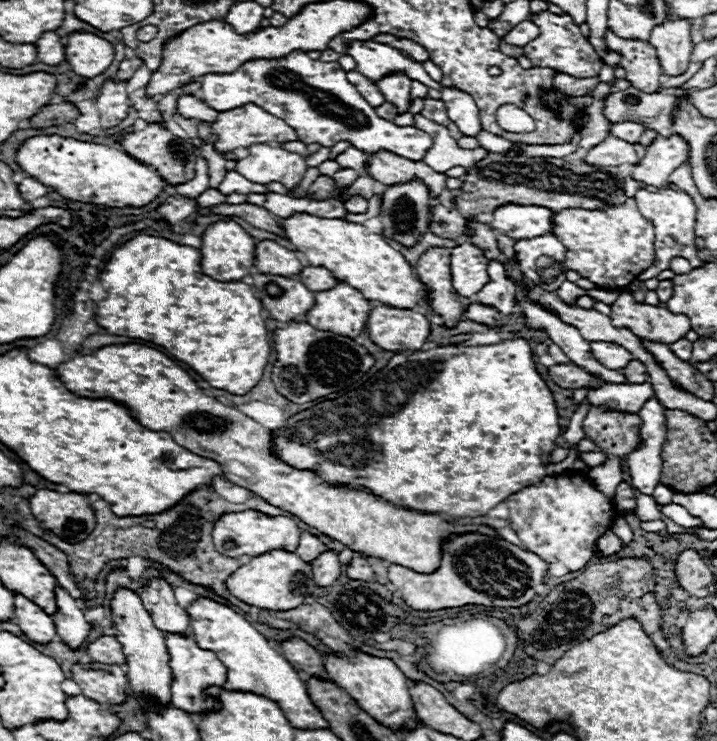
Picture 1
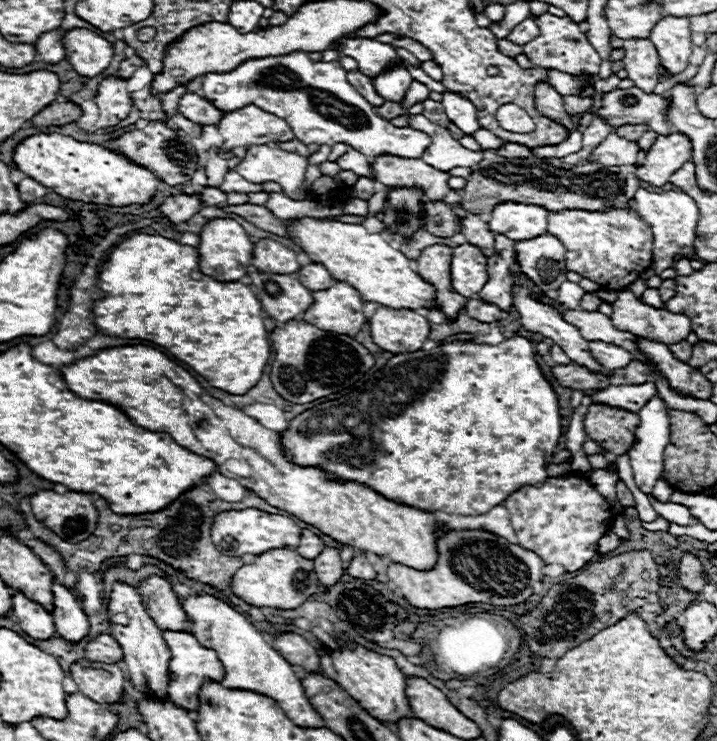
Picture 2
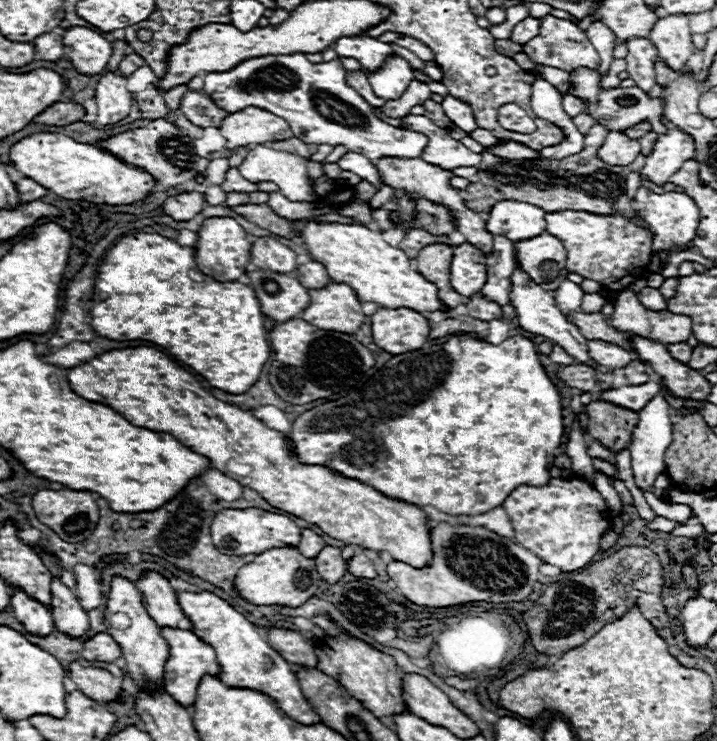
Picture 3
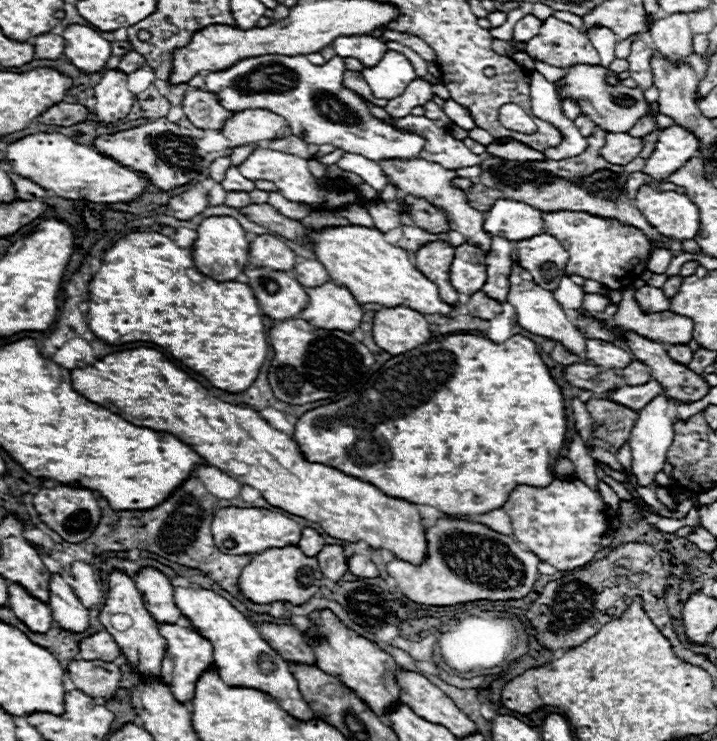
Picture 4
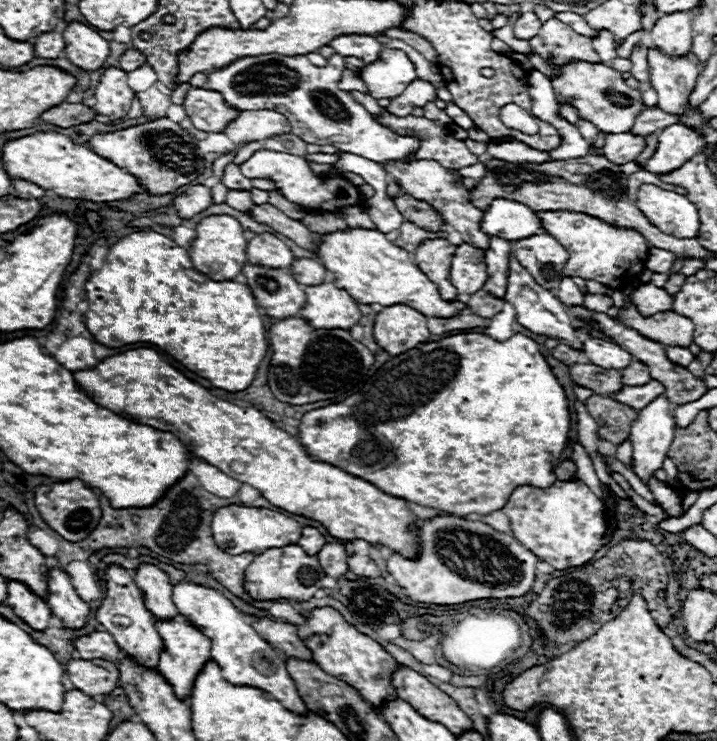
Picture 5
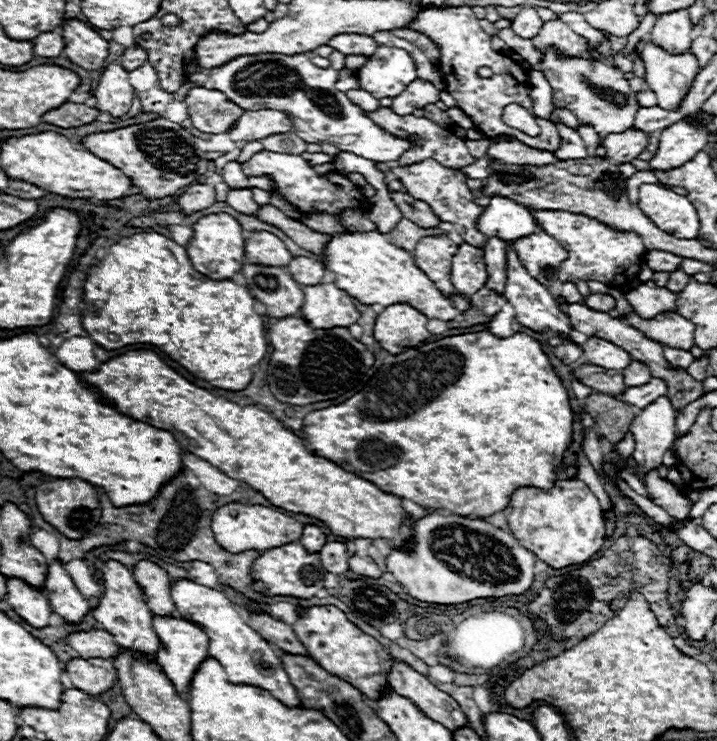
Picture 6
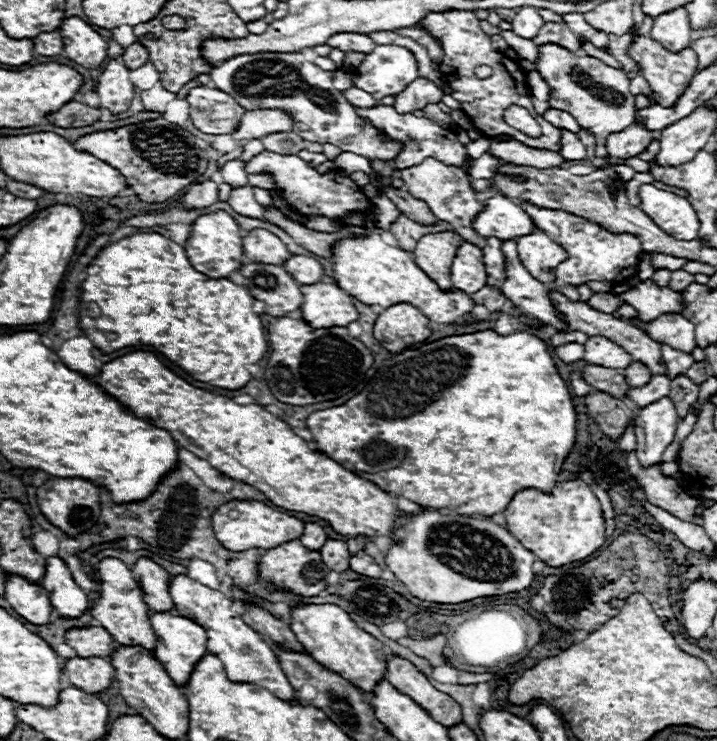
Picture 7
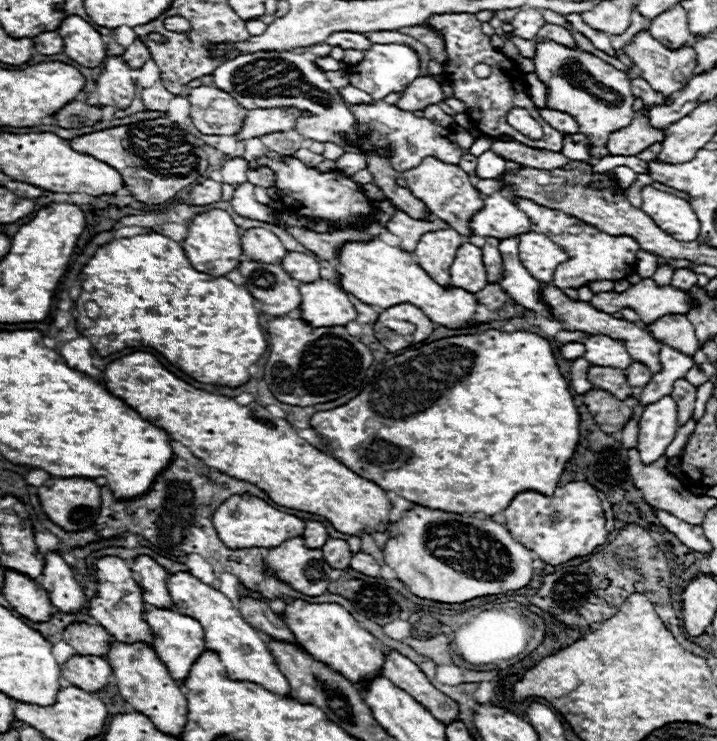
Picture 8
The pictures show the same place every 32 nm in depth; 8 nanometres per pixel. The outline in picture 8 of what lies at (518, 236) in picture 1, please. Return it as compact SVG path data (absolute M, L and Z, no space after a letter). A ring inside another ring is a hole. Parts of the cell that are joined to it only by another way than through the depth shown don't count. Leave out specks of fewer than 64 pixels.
M500 192L488 196L484 200L482 210L478 210L470 218L470 230L476 236L492 236L492 238L506 238L506 236L520 236L522 232L530 230L528 216L516 208L516 204L504 198Z

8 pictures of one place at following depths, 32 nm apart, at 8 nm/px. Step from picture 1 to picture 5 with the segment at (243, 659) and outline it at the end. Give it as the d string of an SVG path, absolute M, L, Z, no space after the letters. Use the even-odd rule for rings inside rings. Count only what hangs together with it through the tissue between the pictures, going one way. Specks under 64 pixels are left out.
M174 584L172 600L182 616L190 620L194 626L202 628L202 632L210 638L212 648L210 656L222 666L224 678L236 686L258 686L270 692L282 706L294 712L308 712L290 674L286 672L286 664L278 650L274 650L250 624L242 620L242 614L236 606L224 598L220 592L200 586L200 584Z

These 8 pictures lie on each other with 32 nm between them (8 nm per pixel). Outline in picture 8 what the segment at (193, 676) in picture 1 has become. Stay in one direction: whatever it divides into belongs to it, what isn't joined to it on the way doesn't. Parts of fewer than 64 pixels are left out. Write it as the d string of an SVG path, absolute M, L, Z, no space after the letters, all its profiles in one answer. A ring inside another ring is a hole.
M148 606L142 616L152 630L154 648L158 648L158 656L162 656L162 662L170 668L170 674L174 676L174 680L184 680L184 676L188 676L194 660L206 650L204 632L202 632L200 622L192 616L178 614L172 608L154 608L154 606Z

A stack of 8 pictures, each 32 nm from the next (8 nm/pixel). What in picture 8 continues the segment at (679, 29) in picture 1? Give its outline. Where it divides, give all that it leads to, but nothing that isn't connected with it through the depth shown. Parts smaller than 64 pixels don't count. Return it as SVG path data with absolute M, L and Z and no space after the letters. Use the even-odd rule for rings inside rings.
M674 6L651 21L649 33L668 48L680 48L690 42L688 14L682 6Z

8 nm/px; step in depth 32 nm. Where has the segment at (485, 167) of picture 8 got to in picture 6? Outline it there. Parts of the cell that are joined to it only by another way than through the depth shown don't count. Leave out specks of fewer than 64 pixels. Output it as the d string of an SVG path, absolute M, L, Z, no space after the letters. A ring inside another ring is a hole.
M482 156L478 158L472 166L466 166L462 172L466 172L468 178L474 178L474 180L484 180L486 176L490 176L490 164L494 160L490 156Z

